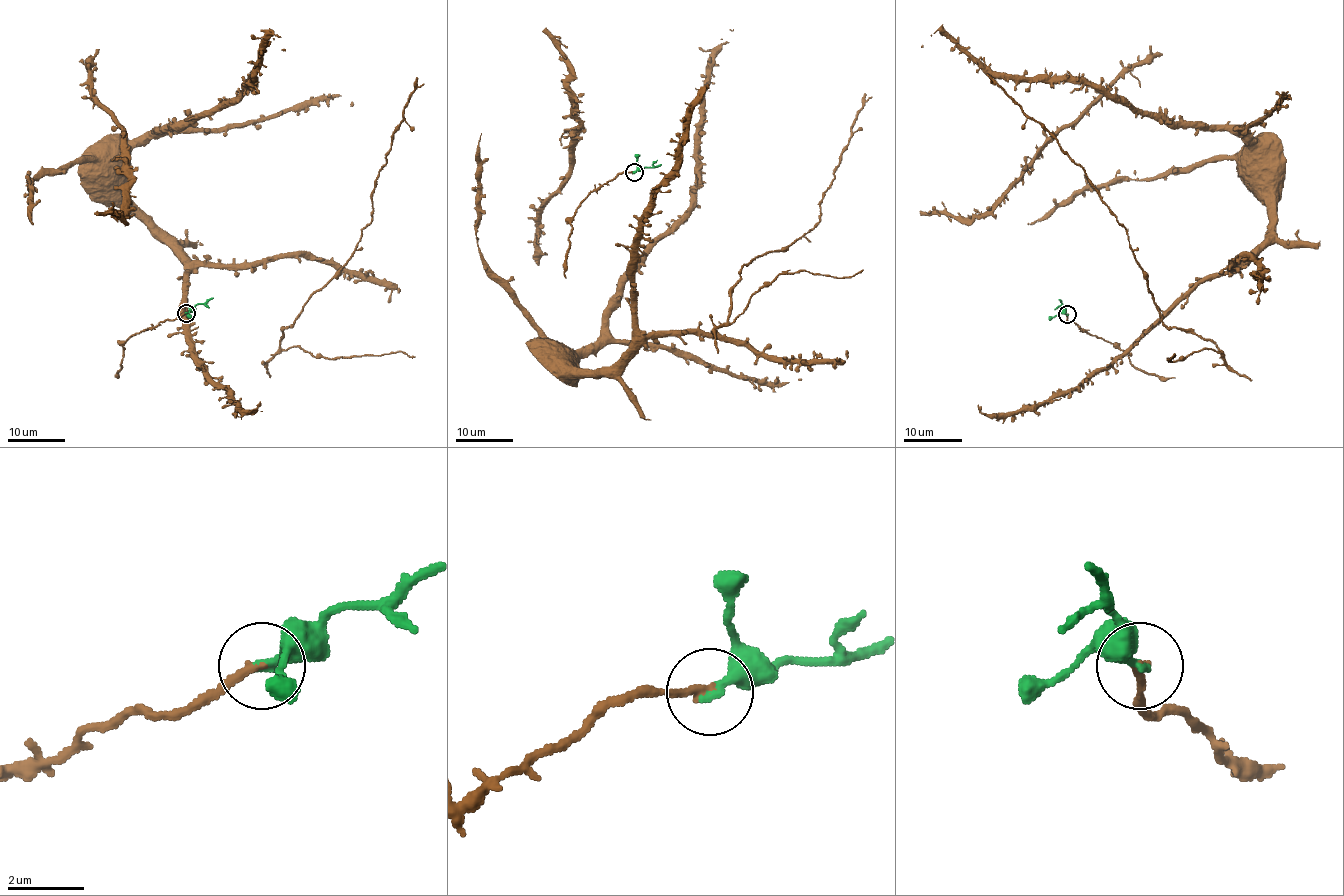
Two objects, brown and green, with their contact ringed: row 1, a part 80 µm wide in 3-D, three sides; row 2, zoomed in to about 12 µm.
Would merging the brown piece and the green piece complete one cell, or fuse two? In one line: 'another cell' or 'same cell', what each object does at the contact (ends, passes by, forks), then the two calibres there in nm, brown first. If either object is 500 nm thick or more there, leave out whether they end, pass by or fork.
another cell; brown ends; green ends; calibres 240 and 320 nm

